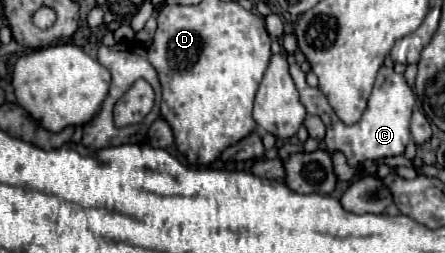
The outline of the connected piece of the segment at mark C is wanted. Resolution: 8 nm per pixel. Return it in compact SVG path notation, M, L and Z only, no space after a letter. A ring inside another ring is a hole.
M297 64L291 66L291 76L297 84L301 102L307 108L307 112L317 114L323 120L323 124L327 126L327 136L325 136L327 152L335 152L335 150L343 152L351 166L357 166L365 160L379 160L379 158L385 158L385 156L397 156L397 154L405 152L405 146L411 140L409 122L411 122L411 110L413 110L413 104L415 104L415 94L409 88L409 84L405 82L403 74L397 74L387 66L383 66L379 70L373 92L369 96L369 106L367 106L363 118L353 126L345 126L339 120L339 116L335 114L335 110L327 102L325 94L319 88L311 88L305 82L305 72Z

